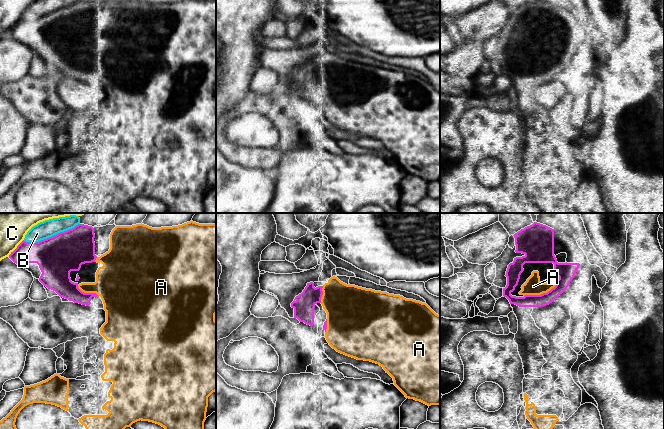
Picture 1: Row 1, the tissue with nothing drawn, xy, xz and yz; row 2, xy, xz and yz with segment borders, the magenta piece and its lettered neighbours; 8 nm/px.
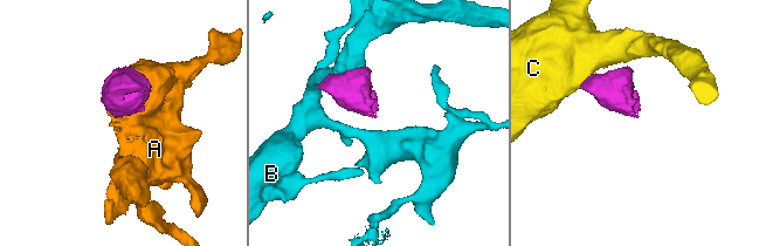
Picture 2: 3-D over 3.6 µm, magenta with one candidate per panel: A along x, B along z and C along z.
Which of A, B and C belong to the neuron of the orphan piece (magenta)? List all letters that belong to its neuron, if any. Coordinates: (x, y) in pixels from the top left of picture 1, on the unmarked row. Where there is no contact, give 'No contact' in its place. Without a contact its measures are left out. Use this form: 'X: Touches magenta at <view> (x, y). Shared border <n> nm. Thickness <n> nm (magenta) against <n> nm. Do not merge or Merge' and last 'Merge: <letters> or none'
A: Touches magenta at yz (541, 70). Shared border 280 nm. Thickness 120 nm (magenta) against 140 nm. Merge
B: Touches magenta at xy (50, 13). Shared border 460 nm. Thickness 320 nm (magenta) against 130 nm. Do not merge
C: Touches magenta at xy (16, 24). Shared border 190 nm. Thickness 220 nm (magenta) against 190 nm. Do not merge
Merge: A

